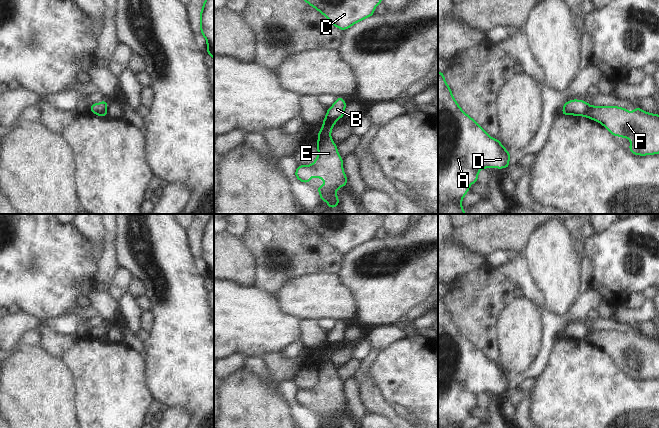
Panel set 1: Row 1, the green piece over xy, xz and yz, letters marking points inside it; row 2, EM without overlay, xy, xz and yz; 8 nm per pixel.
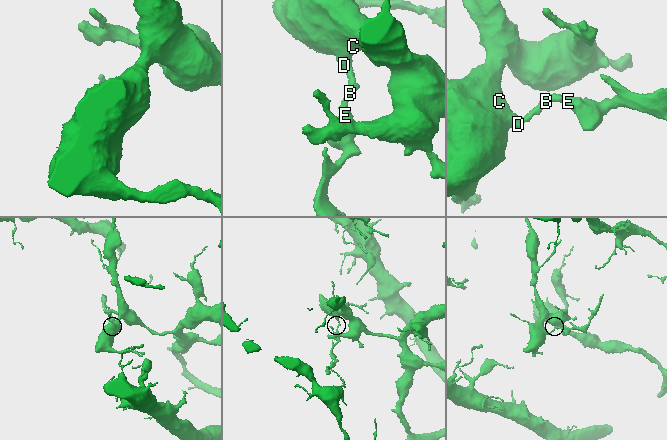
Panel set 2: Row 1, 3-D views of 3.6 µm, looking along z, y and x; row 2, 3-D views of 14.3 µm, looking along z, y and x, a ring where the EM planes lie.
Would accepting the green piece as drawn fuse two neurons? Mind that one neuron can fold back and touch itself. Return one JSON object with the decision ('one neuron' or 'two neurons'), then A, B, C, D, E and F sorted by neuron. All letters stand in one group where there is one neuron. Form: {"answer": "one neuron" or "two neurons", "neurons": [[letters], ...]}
{"answer": "two neurons", "neurons": [["A", "B", "C", "D"], ["E", "F"]]}

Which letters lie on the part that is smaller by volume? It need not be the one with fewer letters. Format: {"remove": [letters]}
{"remove": ["E", "F"]}

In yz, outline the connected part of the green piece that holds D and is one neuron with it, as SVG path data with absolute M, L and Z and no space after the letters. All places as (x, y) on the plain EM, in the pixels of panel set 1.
M438 296L438 428L461 428L481 393L509 392L511 378L455 325L444 296Z

